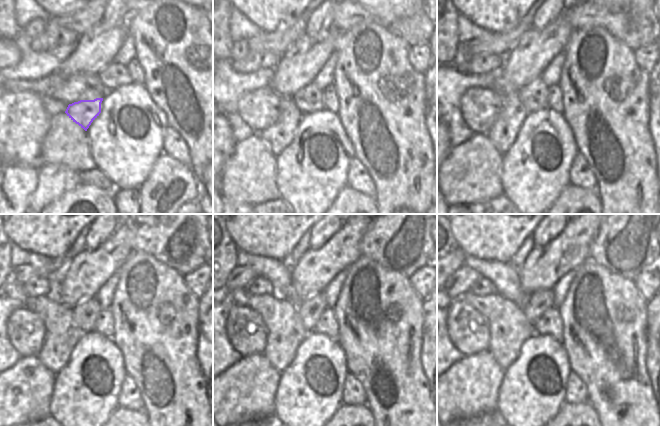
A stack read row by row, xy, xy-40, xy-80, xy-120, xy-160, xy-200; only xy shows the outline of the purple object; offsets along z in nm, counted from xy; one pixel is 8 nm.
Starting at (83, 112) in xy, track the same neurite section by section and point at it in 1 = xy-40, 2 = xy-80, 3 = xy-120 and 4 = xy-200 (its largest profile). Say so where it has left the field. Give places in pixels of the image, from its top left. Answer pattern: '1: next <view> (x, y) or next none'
1: next xy-40 (278, 136)
2: next xy-80 (504, 131)
3: next xy-120 (61, 336)
4: next xy-200 (508, 327)

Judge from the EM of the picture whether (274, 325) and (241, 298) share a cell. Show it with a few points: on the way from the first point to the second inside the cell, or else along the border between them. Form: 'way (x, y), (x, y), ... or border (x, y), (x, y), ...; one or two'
border (249, 294), (246, 305); two

